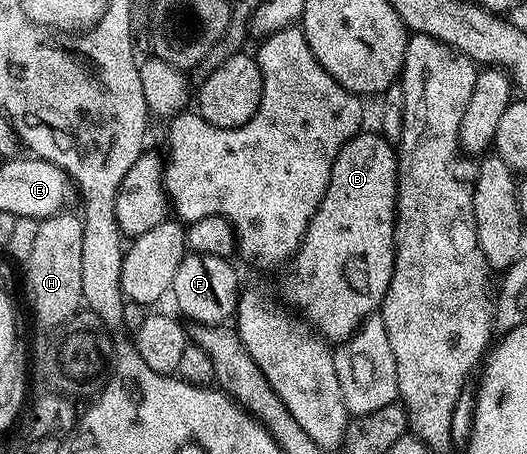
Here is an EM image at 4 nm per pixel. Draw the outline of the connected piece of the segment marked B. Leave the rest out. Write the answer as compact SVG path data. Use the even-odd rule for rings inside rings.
M359 132L355 134L350 141L343 144L341 152L336 156L336 160L332 164L328 188L324 192L324 200L317 212L312 216L312 220L306 229L306 234L298 246L298 251L294 253L293 258L290 259L288 265L285 267L285 270L287 269L286 275L282 278L283 299L281 298L281 301L287 307L295 306L295 308L290 308L297 311L311 327L316 328L318 333L330 344L341 344L345 342L347 338L354 335L354 331L362 325L365 319L371 317L381 307L384 296L390 287L392 272L394 271L394 219L398 208L398 155L395 147L387 138L383 138L381 133L366 133Z

